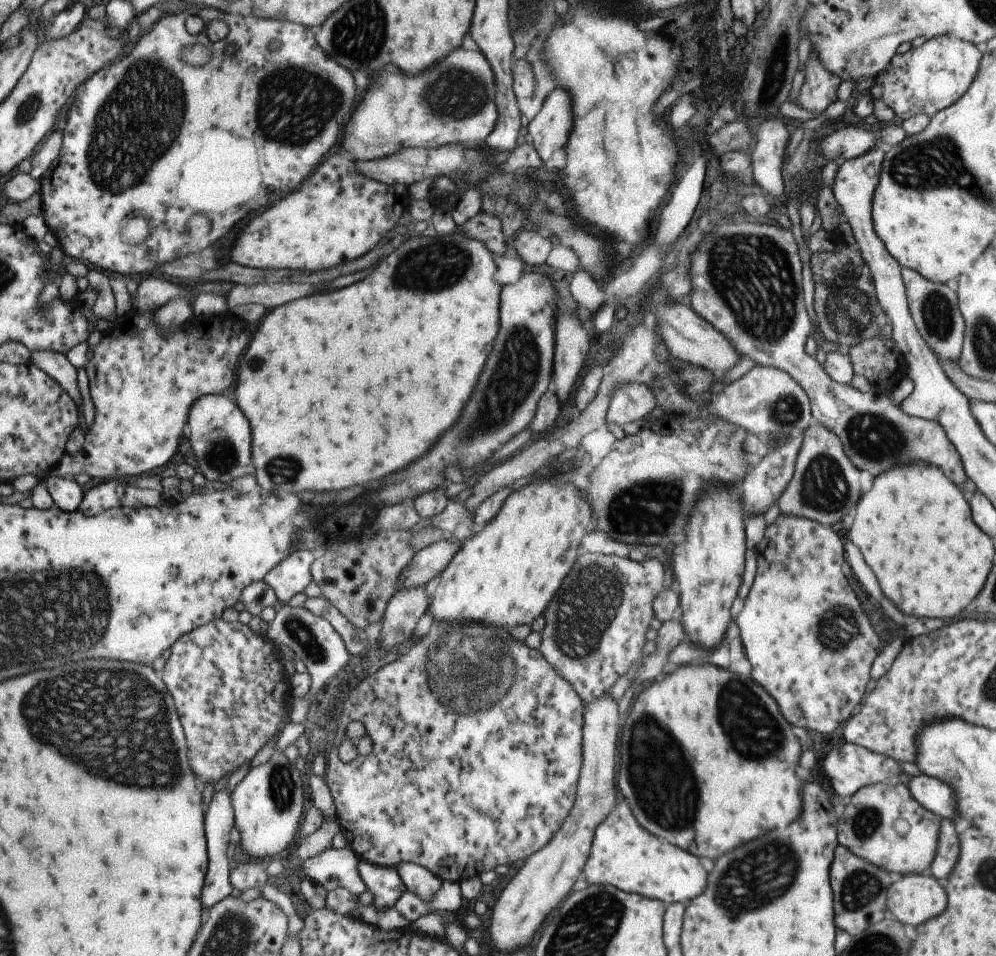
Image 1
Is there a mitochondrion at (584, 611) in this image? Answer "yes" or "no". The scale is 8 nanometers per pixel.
yes

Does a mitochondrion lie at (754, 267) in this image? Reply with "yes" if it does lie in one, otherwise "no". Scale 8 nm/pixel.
yes

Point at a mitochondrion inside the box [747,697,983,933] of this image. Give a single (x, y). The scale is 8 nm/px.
(861, 889)

